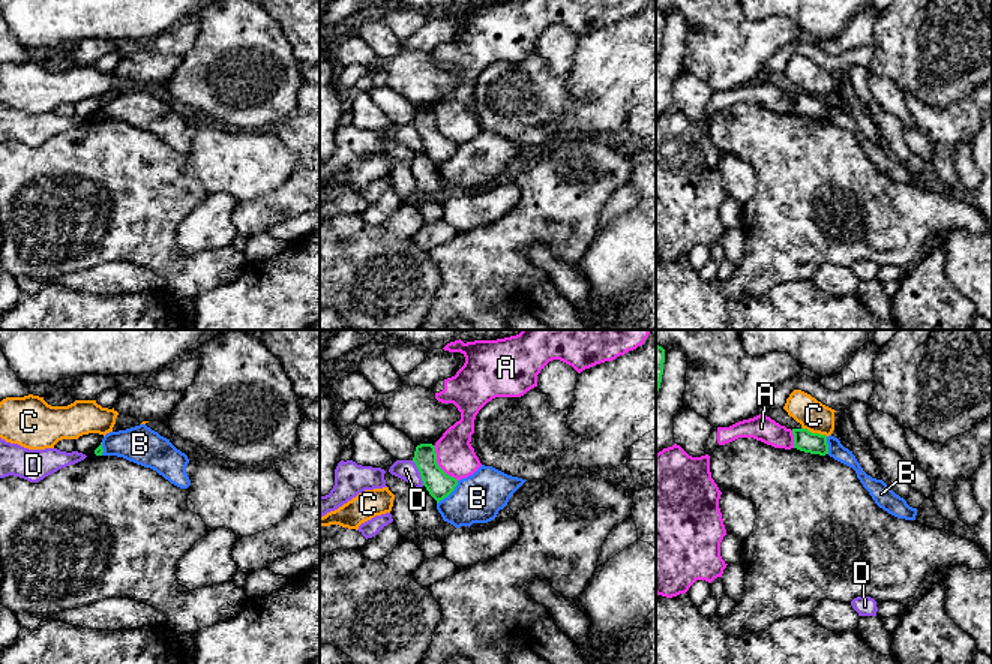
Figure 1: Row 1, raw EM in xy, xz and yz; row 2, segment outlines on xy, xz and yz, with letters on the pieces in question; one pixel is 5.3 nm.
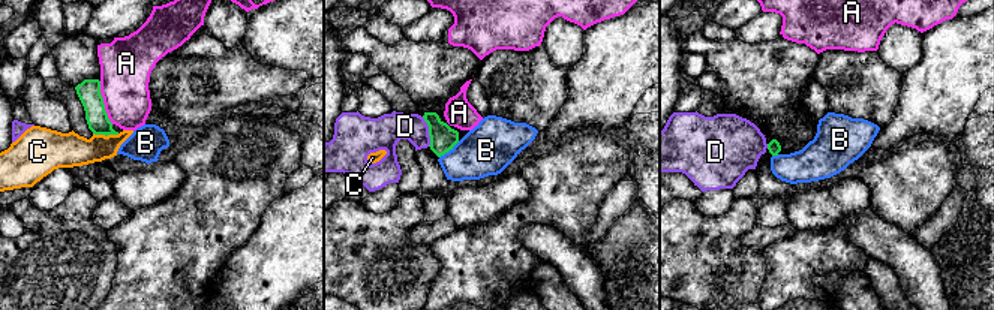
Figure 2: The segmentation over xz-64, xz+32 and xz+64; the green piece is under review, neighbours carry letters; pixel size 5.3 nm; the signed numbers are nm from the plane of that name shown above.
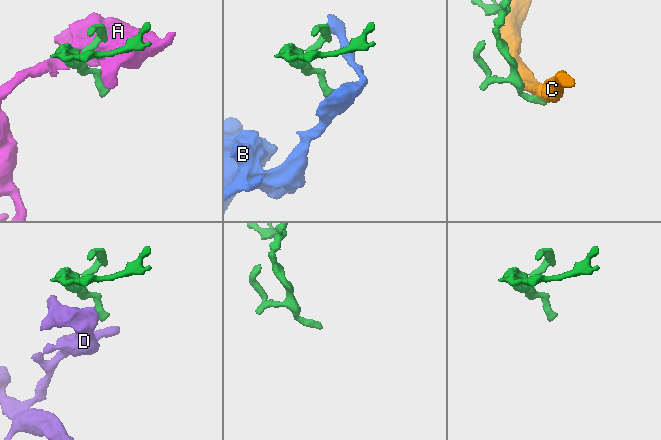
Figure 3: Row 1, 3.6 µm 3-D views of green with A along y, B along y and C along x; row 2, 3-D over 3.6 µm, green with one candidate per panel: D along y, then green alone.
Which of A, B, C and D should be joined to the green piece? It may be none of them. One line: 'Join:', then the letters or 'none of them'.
Join: none of them

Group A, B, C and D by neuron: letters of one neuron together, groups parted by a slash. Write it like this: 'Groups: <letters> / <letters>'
Groups: A / B / C / D

